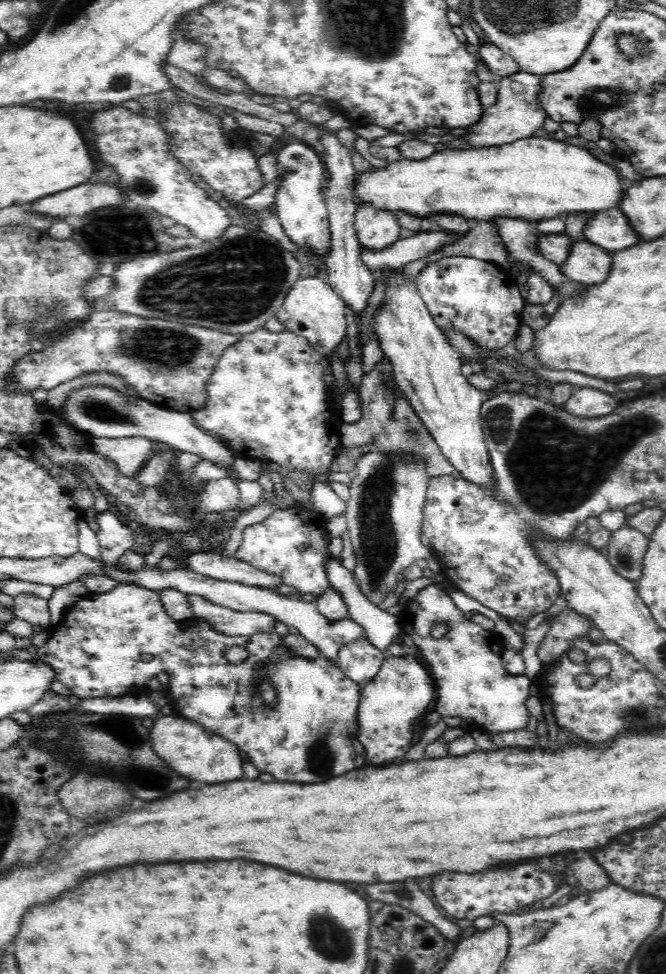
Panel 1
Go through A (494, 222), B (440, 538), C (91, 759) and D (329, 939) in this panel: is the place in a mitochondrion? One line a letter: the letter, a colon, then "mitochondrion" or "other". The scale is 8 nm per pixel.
A: other
B: other
C: other
D: mitochondrion

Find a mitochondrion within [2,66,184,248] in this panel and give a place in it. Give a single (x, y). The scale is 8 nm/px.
(144, 186)

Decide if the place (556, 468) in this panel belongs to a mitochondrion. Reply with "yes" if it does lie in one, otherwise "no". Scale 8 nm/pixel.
yes

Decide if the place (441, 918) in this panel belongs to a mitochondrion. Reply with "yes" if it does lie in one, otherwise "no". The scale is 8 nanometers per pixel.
no

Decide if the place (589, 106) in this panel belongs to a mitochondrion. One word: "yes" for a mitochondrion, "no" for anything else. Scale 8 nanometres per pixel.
no

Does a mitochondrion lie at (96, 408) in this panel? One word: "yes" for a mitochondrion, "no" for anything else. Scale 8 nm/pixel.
yes

